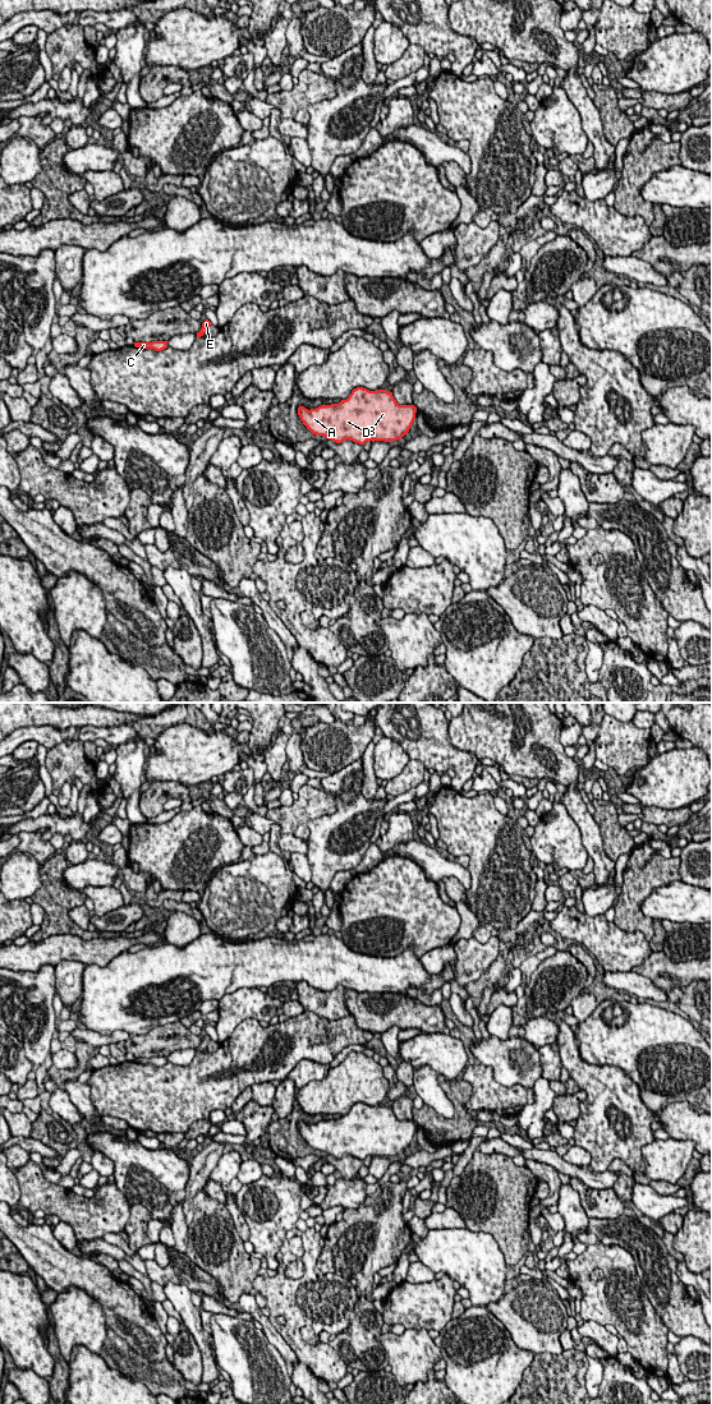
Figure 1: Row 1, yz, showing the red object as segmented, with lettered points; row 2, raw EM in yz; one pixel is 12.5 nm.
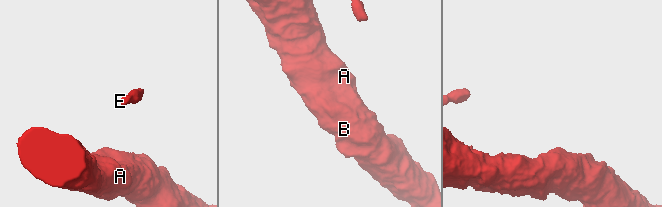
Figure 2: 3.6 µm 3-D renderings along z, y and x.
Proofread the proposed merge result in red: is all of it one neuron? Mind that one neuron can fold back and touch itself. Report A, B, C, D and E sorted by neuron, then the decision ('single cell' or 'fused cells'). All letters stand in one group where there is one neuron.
A B C D E | single cell

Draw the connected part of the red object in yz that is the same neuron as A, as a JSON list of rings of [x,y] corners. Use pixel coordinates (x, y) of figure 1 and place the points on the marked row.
[[[363,387],[354,388],[349,397],[339,404],[323,404],[311,410],[304,406],[298,408],[300,420],[313,434],[323,436],[336,443],[350,439],[359,445],[367,441],[391,442],[404,437],[415,419],[415,413],[414,405],[399,405],[390,391],[369,391]]]

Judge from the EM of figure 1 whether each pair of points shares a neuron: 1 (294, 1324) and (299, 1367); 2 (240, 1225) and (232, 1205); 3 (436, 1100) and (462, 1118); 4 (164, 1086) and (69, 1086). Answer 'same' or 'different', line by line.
1: different
2: same
3: different
4: different

